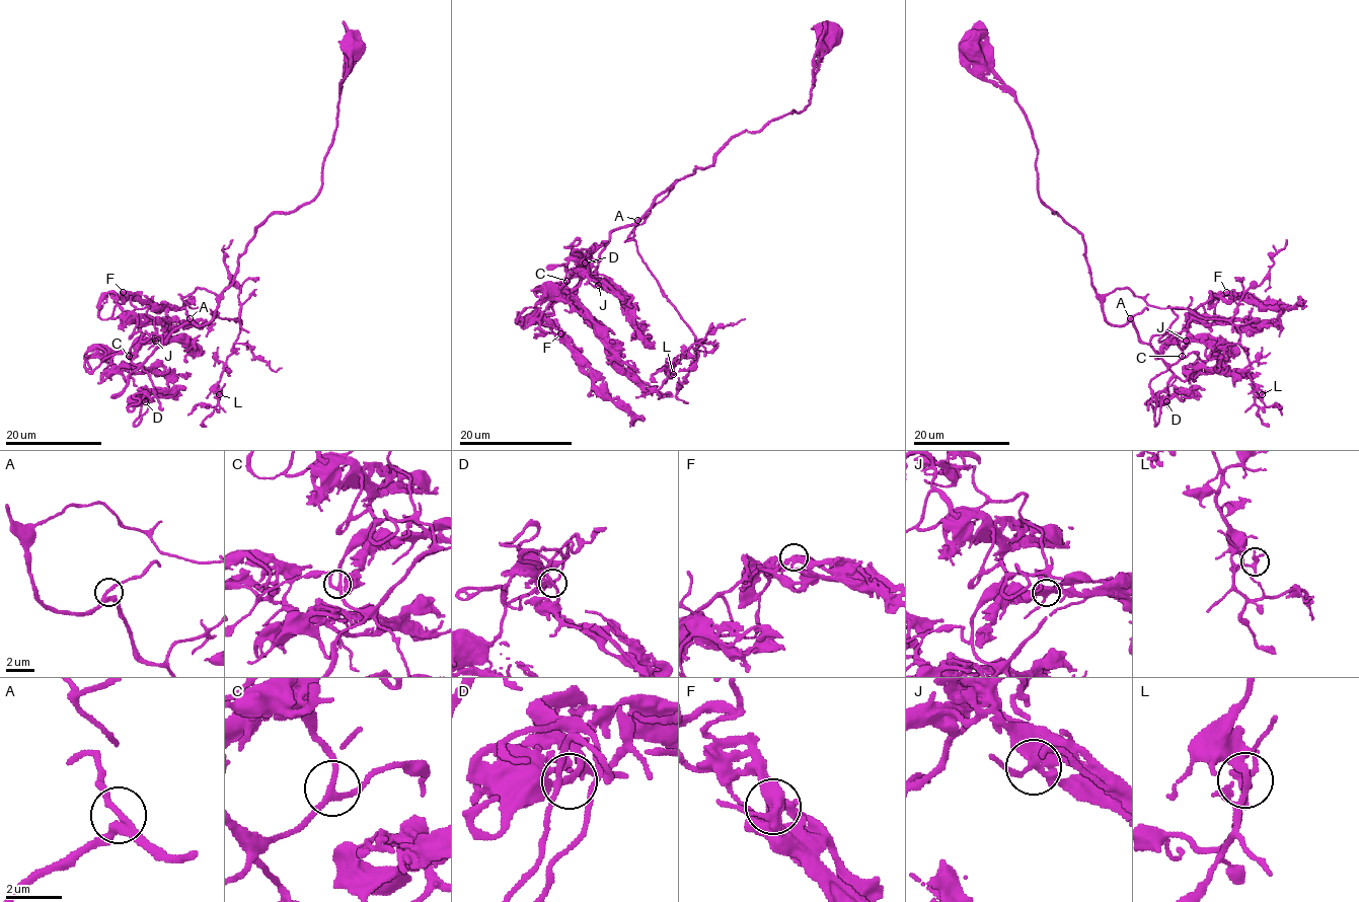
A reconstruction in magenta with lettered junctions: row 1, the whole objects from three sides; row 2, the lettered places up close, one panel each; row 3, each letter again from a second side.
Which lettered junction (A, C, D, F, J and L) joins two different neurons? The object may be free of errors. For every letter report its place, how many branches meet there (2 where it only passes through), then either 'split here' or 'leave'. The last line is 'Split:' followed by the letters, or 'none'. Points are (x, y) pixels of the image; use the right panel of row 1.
A: at (1130, 318); 3 branches meet; leave
C: at (1182, 356); 3 branches meet; leave
D: at (1166, 401); 3 branches meet; leave
F: at (1226, 292); 3 branches meet; leave
J: at (1186, 341); 3 branches meet; leave
L: at (1262, 394); 3 branches meet; leave
Split: none

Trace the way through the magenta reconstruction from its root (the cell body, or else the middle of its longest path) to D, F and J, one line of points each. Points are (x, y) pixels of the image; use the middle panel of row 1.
D: (827, 35), (801, 111), (736, 135), (711, 165), (680, 178), (583, 264), (595, 243), (585, 262)
F: (827, 35), (809, 103), (740, 132), (711, 165), (615, 229), (597, 273), (587, 267), (553, 305), (559, 332)
J: (827, 35), (809, 103), (736, 135), (711, 165), (615, 229), (597, 259), (585, 254), (583, 269), (598, 285)

